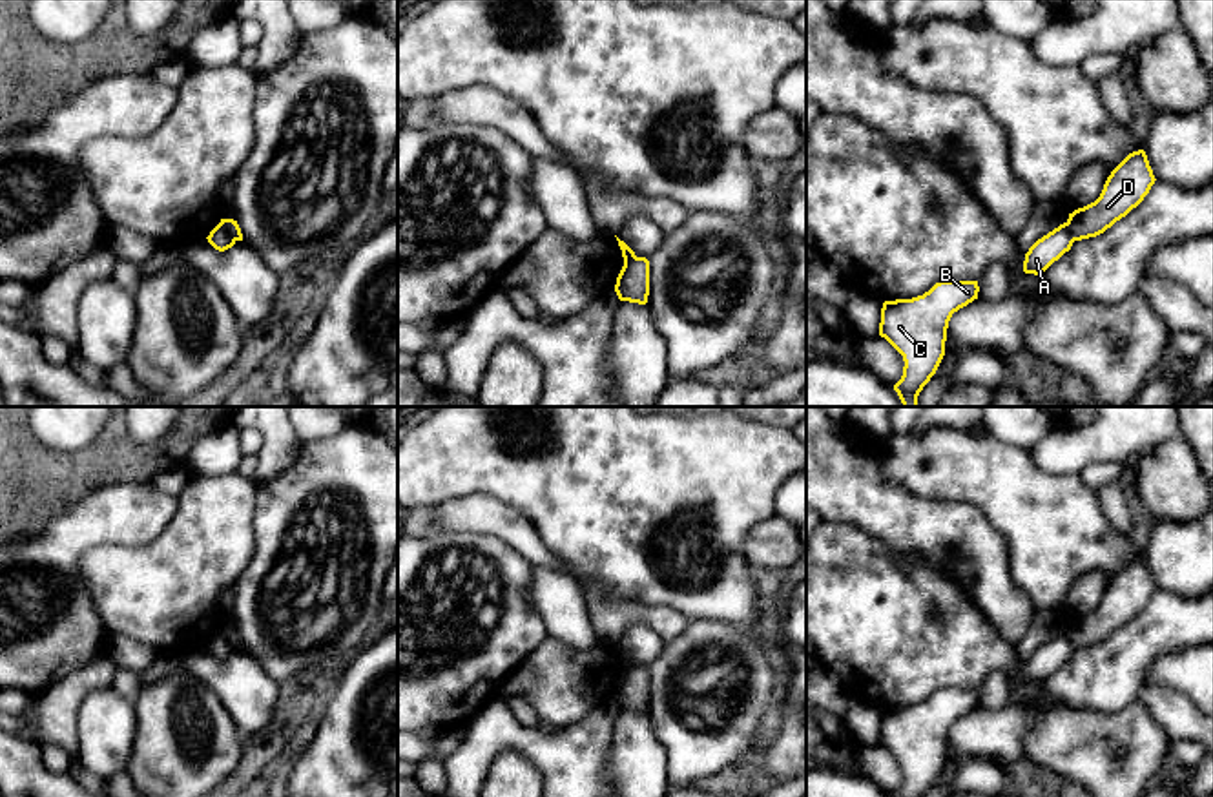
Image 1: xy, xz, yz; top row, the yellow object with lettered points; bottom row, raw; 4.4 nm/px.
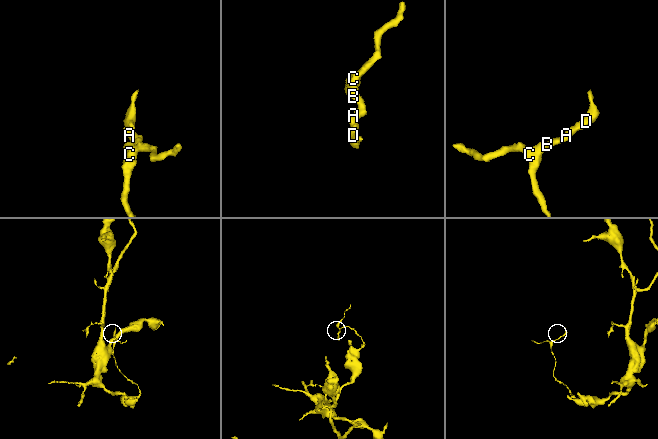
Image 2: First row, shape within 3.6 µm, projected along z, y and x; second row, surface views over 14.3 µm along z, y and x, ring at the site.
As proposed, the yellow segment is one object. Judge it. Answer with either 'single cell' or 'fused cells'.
fused cells

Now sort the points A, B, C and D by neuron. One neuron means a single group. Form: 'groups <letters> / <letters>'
groups A B C / D

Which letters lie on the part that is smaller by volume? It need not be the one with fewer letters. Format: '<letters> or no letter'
D

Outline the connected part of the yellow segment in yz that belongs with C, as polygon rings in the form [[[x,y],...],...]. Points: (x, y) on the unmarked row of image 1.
[[[939,689],[923,704],[883,711],[879,744],[905,770],[894,797],[923,797],[930,790],[945,764],[952,722],[978,708],[978,700],[978,689]]]

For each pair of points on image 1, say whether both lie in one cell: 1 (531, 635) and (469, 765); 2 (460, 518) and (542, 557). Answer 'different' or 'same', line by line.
1: different
2: same

